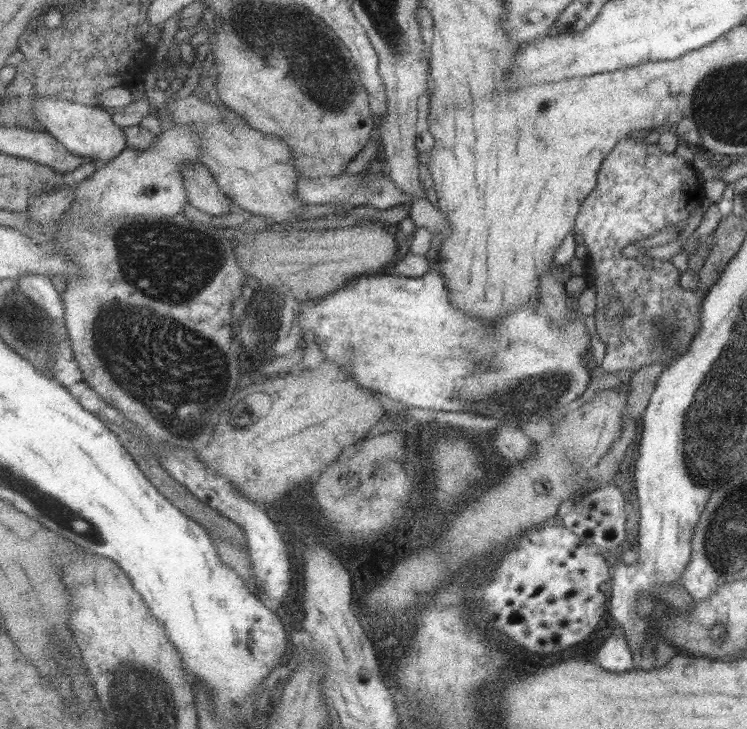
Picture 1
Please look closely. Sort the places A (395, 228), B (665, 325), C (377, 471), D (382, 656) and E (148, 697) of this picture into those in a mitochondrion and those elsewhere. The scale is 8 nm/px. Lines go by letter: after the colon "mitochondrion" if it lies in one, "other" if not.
A: other
B: mitochondrion
C: mitochondrion
D: other
E: mitochondrion

